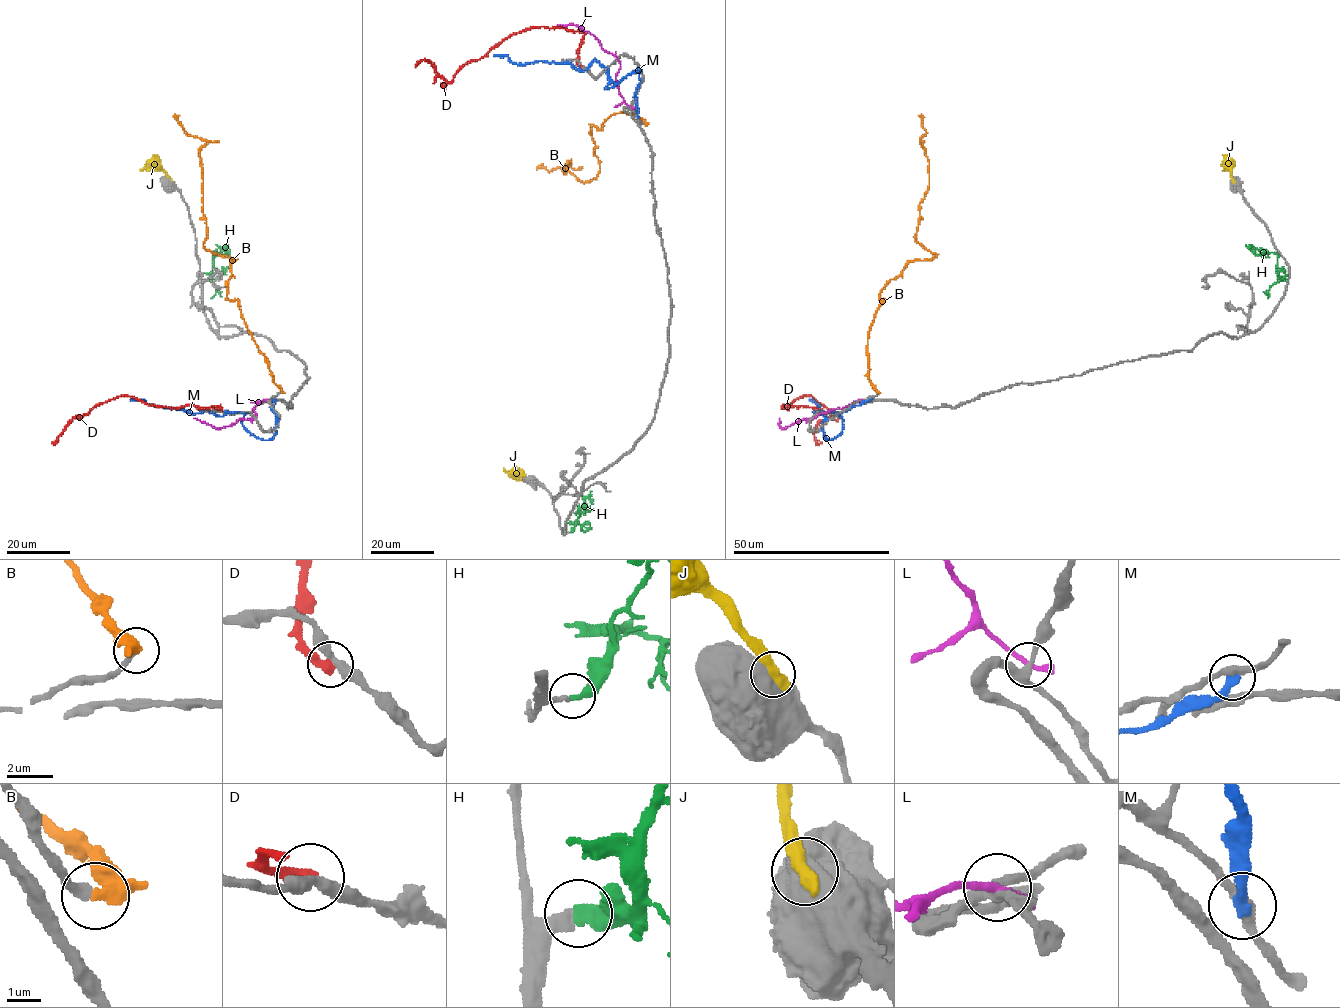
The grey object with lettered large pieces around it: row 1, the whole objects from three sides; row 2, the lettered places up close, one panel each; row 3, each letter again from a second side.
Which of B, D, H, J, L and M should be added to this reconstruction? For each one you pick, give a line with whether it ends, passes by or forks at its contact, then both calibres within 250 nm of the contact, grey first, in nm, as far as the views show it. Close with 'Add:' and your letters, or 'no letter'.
B: it passes by | 280/340 nm
H: it ends | 320/460 nm
Add: B, H

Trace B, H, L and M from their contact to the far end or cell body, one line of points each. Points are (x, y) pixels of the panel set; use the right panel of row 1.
B: (879, 392), (867, 354), (879, 293), (908, 263), (936, 255), (915, 239), (929, 185), (918, 115)
H: (1286, 280), (1279, 279), (1276, 254), (1252, 249), (1259, 254)
L: (861, 400), (783, 428), (779, 425), (779, 417)
M: (871, 398), (827, 419), (828, 440), (842, 431), (842, 419), (817, 414), (809, 401)

